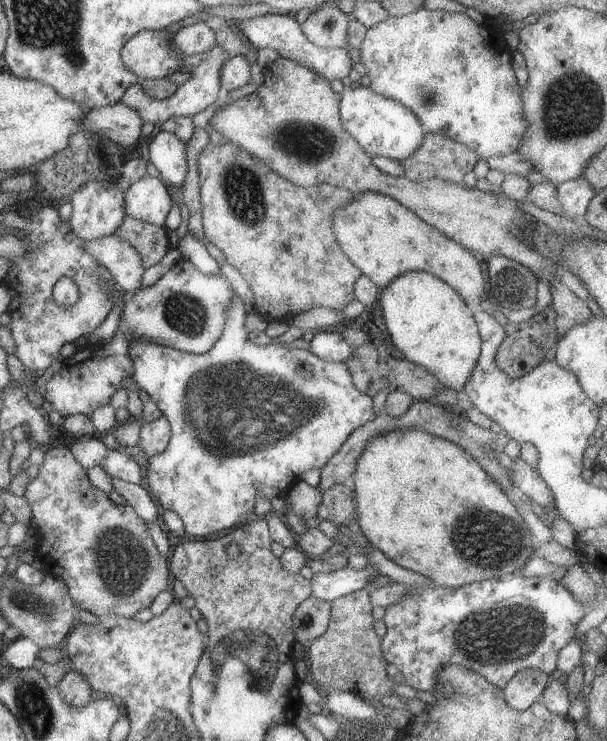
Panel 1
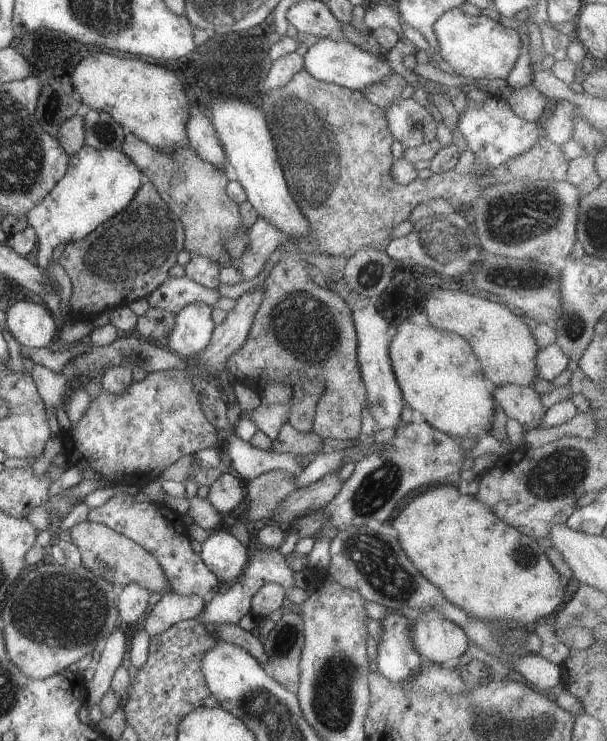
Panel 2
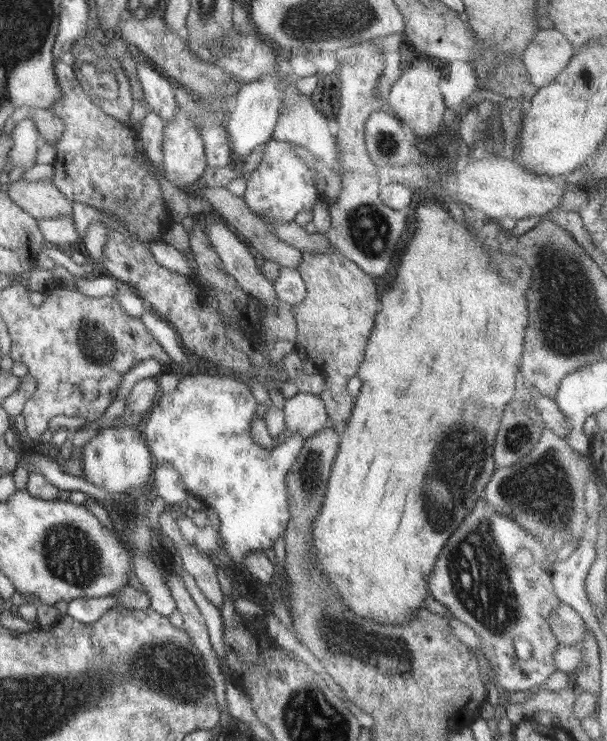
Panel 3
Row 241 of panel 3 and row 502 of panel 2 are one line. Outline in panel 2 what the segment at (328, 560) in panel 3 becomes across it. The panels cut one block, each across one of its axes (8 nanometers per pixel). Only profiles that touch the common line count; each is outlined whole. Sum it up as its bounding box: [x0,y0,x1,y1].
[390,485,566,625]

